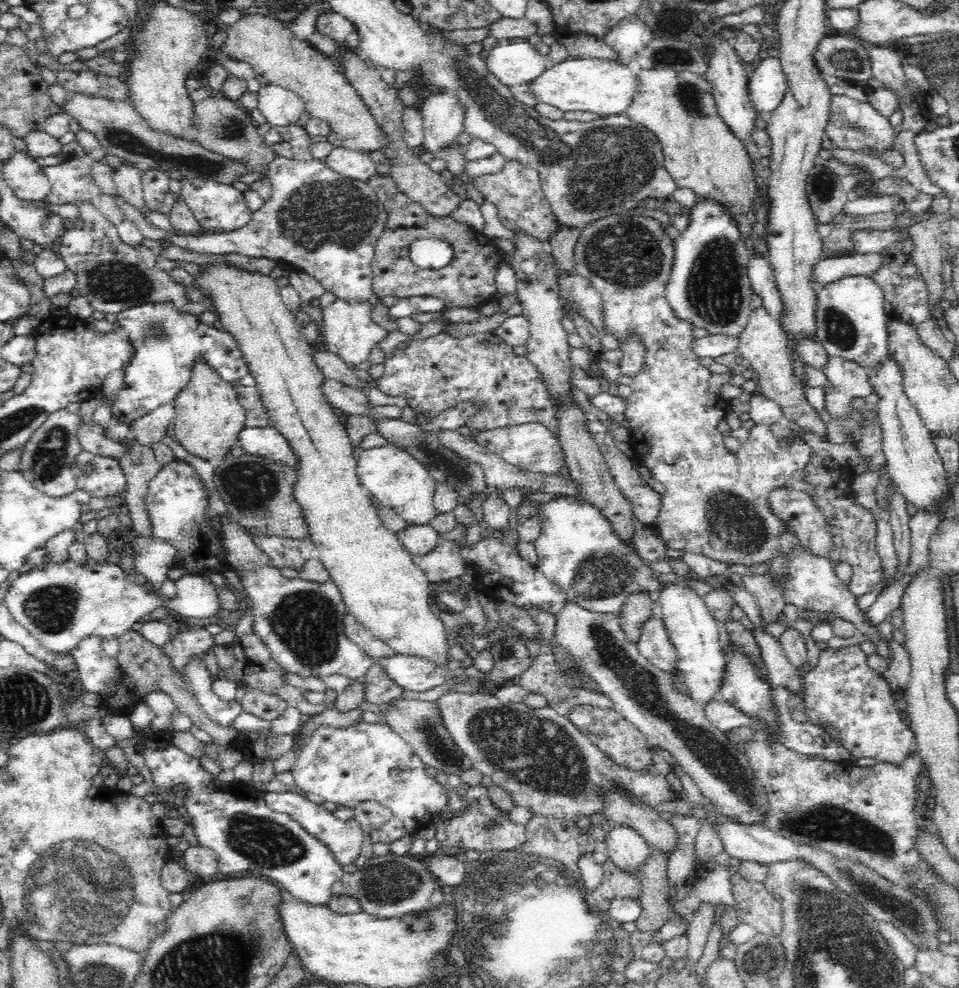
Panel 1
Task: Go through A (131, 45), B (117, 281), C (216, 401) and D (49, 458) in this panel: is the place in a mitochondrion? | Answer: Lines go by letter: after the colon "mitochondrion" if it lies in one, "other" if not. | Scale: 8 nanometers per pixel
A: other
B: mitochondrion
C: other
D: mitochondrion

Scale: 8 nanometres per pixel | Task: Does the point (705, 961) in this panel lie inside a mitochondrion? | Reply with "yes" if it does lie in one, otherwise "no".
no

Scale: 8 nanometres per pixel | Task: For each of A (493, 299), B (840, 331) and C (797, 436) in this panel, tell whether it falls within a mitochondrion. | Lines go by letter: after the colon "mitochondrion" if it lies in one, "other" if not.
A: other
B: mitochondrion
C: other

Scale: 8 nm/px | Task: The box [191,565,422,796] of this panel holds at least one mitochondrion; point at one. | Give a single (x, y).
(306, 622)

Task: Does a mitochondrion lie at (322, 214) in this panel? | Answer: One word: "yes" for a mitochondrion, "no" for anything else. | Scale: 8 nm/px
yes

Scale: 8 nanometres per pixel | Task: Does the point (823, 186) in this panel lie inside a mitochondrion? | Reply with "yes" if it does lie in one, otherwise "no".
yes

